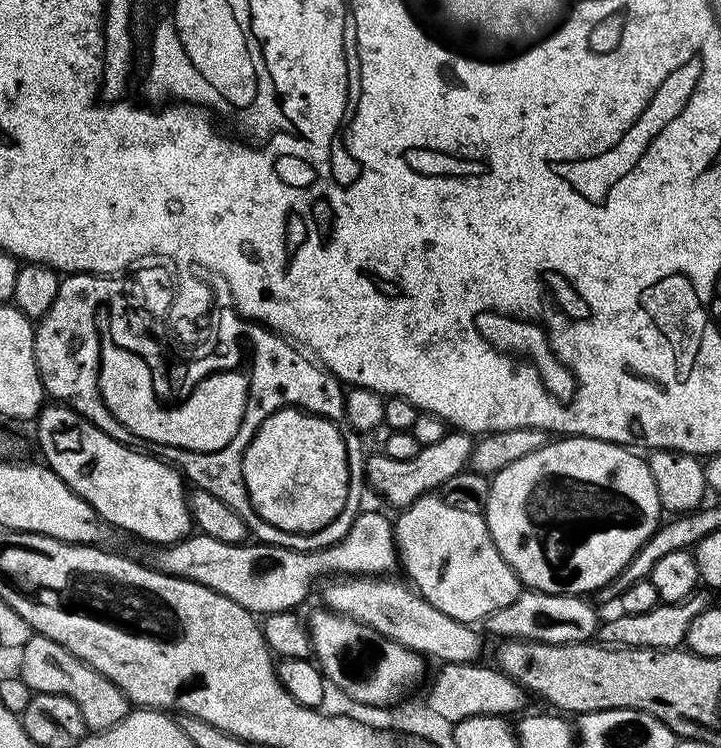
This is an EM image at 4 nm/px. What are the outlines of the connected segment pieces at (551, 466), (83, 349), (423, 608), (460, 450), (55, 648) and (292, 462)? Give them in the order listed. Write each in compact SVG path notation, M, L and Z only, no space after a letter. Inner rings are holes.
M570 436L553 439L542 450L534 450L534 454L526 454L526 458L518 458L518 462L510 462L506 470L496 473L490 480L488 506L482 515L502 558L520 579L525 589L534 592L549 592L550 594L566 594L567 596L584 596L595 594L601 588L607 588L613 583L616 575L627 569L630 558L638 554L638 550L656 533L662 523L662 509L658 498L658 486L654 486L654 474L650 474L650 466L643 455L635 456L631 447L622 444L611 444L605 440L595 440L589 436Z
M86 272L65 275L58 286L58 296L54 298L54 306L50 306L48 313L38 321L34 328L36 365L40 371L40 381L44 383L44 391L53 401L68 405L85 420L98 426L106 434L110 434L110 438L125 443L128 439L128 431L100 405L100 332L94 330L92 324L92 313L96 308L96 300L113 291L113 281L103 276L89 275Z
M354 576L329 579L323 585L324 600L328 603L325 605L331 611L363 624L365 629L372 631L373 628L377 637L393 640L395 644L419 652L429 661L436 660L440 664L474 664L481 659L480 651L484 648L485 637L480 637L473 625L450 618L450 614L442 614L442 610L430 606L430 602L426 602L407 583L399 584L392 579L396 578Z
M449 430L446 438L434 442L434 446L420 447L414 458L403 460L383 454L369 455L363 463L367 487L372 487L386 503L393 504L396 510L403 510L418 498L435 493L446 481L454 478L454 474L465 471L472 458L473 445L474 440L469 433Z
M33 634L19 656L18 674L26 682L26 686L30 686L33 693L62 694L70 698L70 702L74 702L74 706L78 706L78 710L82 712L82 718L92 732L104 732L128 716L130 701L120 687L58 642Z
M289 408L286 416L284 412L272 414L272 418L268 418L251 440L243 456L243 482L261 520L285 529L286 533L314 534L339 517L342 509L340 476L346 473L347 463L344 428L335 424L330 414L304 414L304 410ZM287 416L288 424L282 424Z

